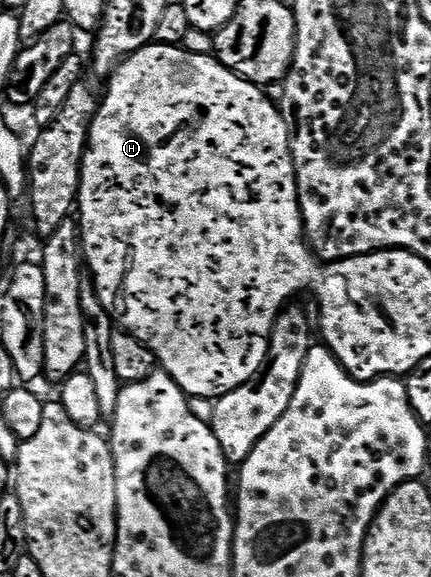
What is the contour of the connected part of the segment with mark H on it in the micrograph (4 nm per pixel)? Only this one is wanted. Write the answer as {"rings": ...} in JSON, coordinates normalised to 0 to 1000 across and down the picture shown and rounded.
{"rings":[[[348,73],[341,80],[313,88],[295,97],[274,116],[267,118],[255,132],[258,146],[248,151],[248,166],[237,166],[230,180],[230,191],[220,196],[220,208],[211,213],[211,227],[202,234],[202,260],[193,263],[193,300],[183,307],[183,343],[179,347],[179,385],[188,409],[188,433],[200,461],[206,464],[206,475],[220,487],[220,497],[230,503],[234,529],[258,544],[260,555],[283,572],[297,574],[309,584],[318,584],[343,601],[360,615],[367,634],[394,650],[418,674],[429,679],[445,693],[483,692],[497,695],[510,692],[522,681],[545,678],[568,660],[578,660],[589,650],[599,650],[610,629],[619,624],[619,601],[629,594],[629,572],[638,562],[638,551],[650,539],[659,537],[677,523],[682,511],[694,511],[701,504],[738,499],[749,487],[754,475],[742,451],[733,449],[731,440],[722,437],[715,416],[708,412],[703,399],[703,371],[694,360],[694,329],[684,312],[684,276],[675,270],[675,232],[666,222],[666,211],[657,206],[654,191],[617,165],[613,153],[596,144],[580,144],[575,137],[561,137],[548,123],[536,123],[520,109],[508,107],[506,101],[487,94],[459,95],[452,88],[432,88],[432,80],[408,78],[404,75]]]}

